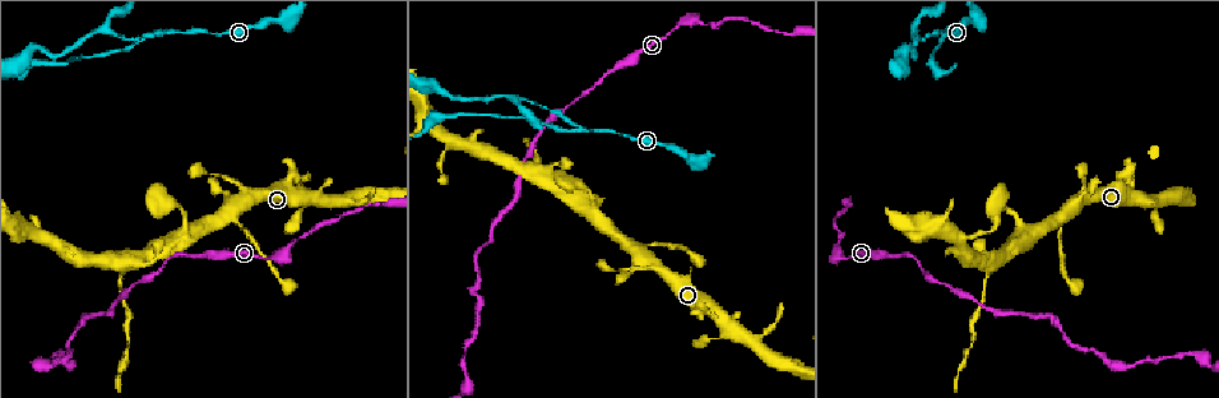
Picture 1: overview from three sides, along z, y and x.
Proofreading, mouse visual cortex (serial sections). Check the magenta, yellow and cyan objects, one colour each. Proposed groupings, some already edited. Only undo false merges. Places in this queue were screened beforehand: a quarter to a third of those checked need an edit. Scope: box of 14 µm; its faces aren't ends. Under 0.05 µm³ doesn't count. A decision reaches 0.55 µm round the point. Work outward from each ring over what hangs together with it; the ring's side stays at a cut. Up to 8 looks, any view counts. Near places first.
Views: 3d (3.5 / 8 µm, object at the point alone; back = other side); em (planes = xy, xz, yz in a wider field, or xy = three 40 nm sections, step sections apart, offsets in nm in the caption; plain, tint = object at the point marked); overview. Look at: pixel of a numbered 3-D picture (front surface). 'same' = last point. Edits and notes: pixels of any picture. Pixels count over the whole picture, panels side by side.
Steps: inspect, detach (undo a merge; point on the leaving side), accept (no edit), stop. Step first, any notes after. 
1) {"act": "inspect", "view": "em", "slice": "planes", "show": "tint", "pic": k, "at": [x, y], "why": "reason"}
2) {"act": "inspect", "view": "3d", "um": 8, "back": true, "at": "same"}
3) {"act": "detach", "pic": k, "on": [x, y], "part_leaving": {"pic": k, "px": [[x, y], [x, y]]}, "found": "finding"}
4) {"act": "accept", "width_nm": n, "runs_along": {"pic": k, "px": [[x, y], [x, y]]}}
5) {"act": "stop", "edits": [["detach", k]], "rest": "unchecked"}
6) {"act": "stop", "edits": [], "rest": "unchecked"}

{"act": "inspect", "view": "3d", "um": 3.5, "pic": 1, "at": [578, 131], "why": "two arms in line, one across"}

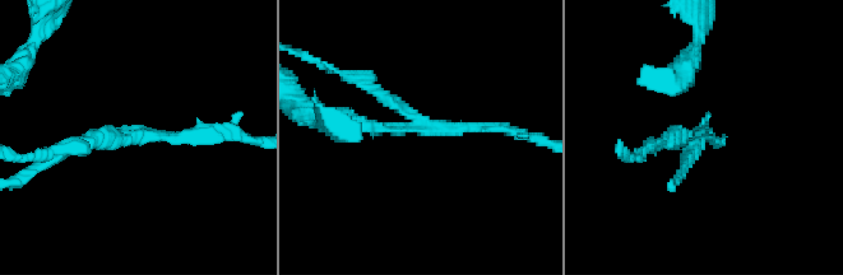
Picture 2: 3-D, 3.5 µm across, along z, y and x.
{"act": "inspect", "view": "em", "slice": "planes", "show": "tint", "pic": 2, "at": [138, 138], "arms": 3, "arm_widths_nm": [150, 150, 200], "why": "shape alone is not enough"}

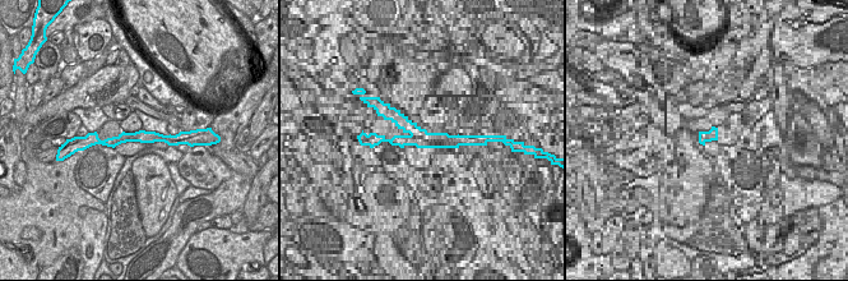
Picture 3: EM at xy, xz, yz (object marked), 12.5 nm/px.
{"act": "detach", "pic": 2, "on": [366, 124], "found": "a second cell is stuck on"}

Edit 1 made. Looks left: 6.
{"act": "inspect", "view": "3d", "um": 8, "pic": 1, "at": [515, 99], "why": "abrupt turn"}

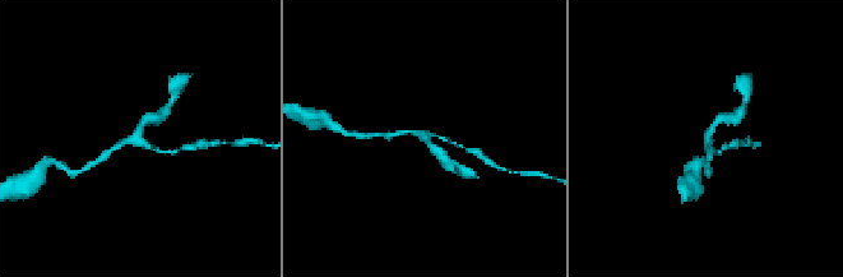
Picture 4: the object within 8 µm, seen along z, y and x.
{"act": "inspect", "view": "3d", "um": 3.5, "pic": 4, "at": [424, 135], "why": "closer look"}

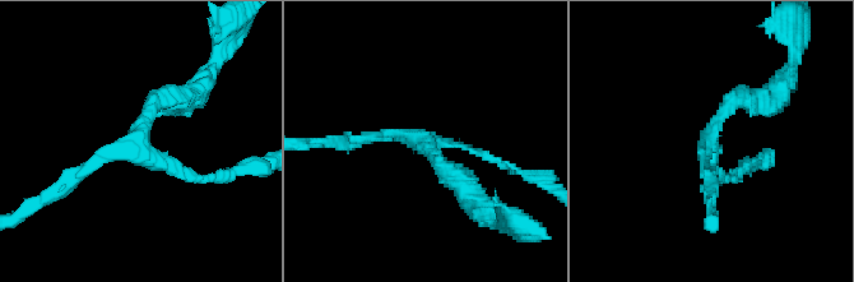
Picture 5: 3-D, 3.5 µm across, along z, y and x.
{"act": "inspect", "view": "em", "slice": "planes", "show": "tint", "pic": 5, "at": [427, 140], "arms": 3, "arm_widths_nm": [100, 150, 250], "why": "shape alone is not enough"}

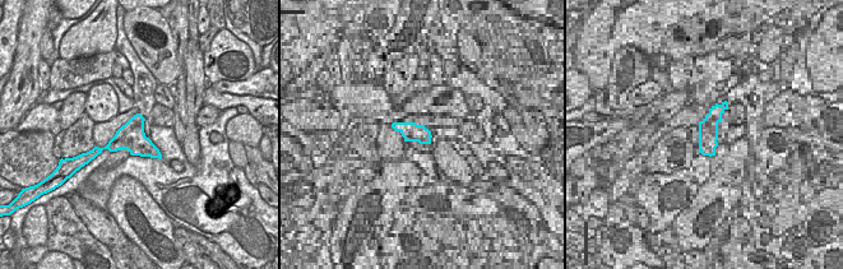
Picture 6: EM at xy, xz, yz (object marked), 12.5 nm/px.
{"act": "accept", "width_nm": 340, "runs_along": {"pic": 5, "px": [[502, 166], [425, 137], [358, 139]]}, "found": "all the same cell"}

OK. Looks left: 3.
{"act": "inspect", "view": "3d", "um": 3.5, "pic": 1, "at": [985, 295]}

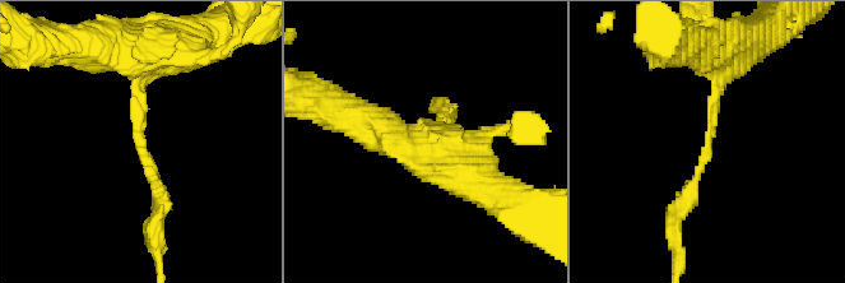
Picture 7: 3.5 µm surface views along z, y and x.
{"act": "inspect", "view": "em", "slice": "xy", "step": 5, "show": "tint", "pic": 7, "at": [136, 147], "arm_widths_nm": [150, 200]}

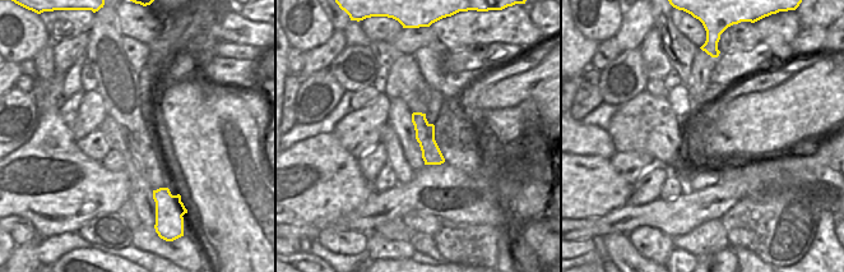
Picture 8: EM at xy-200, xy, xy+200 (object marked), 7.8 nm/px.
{"act": "inspect", "view": "em", "slice": "xy", "step": 2, "show": "tint", "at": "same"}

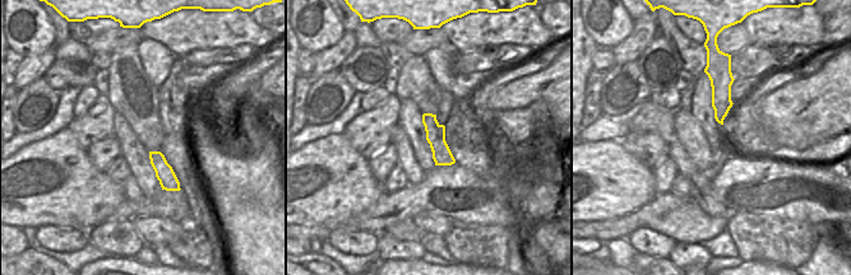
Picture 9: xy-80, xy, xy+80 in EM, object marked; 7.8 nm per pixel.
{"act": "detach", "pic": 7, "on": [691, 191], "width_nm": 160, "part_leaving": {"pic": 7, "px": [[706, 152], [673, 222], [677, 265]]}, "found": "two cells meet here"}

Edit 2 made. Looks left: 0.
{"act": "stop", "edits": [["detach", 2], ["detach", 7]], "rest": "unchecked"}

